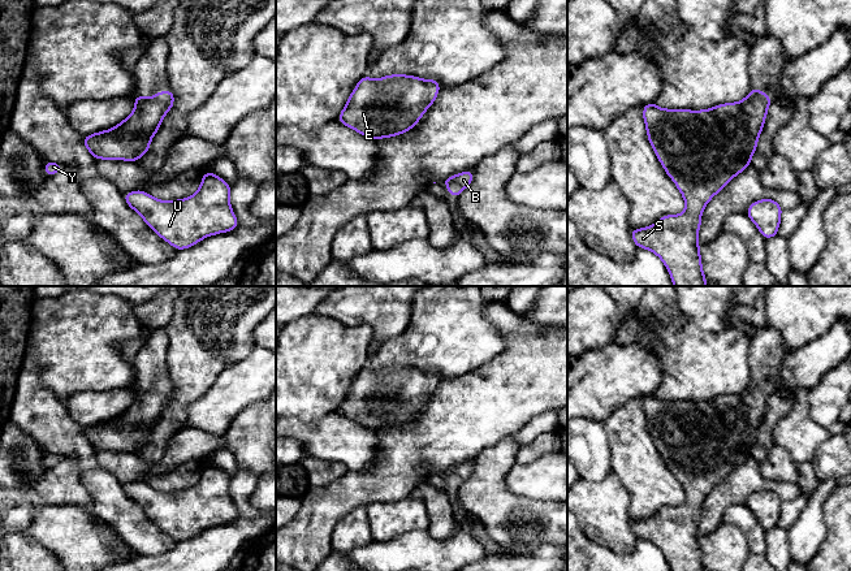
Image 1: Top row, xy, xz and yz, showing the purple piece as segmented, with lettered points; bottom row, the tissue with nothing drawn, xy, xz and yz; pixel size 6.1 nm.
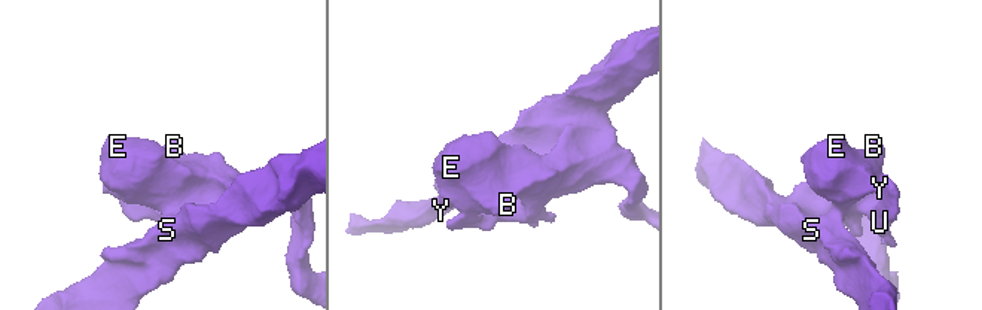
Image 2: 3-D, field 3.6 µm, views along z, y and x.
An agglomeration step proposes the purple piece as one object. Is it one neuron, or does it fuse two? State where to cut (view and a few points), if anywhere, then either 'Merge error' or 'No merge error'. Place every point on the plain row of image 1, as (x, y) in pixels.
No split. No merge error

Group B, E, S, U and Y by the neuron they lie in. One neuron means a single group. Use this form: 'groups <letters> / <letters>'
groups B E S U Y

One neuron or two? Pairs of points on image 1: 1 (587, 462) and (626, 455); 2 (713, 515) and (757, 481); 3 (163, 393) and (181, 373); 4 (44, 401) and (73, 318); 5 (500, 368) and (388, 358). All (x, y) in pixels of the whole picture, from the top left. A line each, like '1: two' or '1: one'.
1: two
2: one
3: two
4: two
5: two

